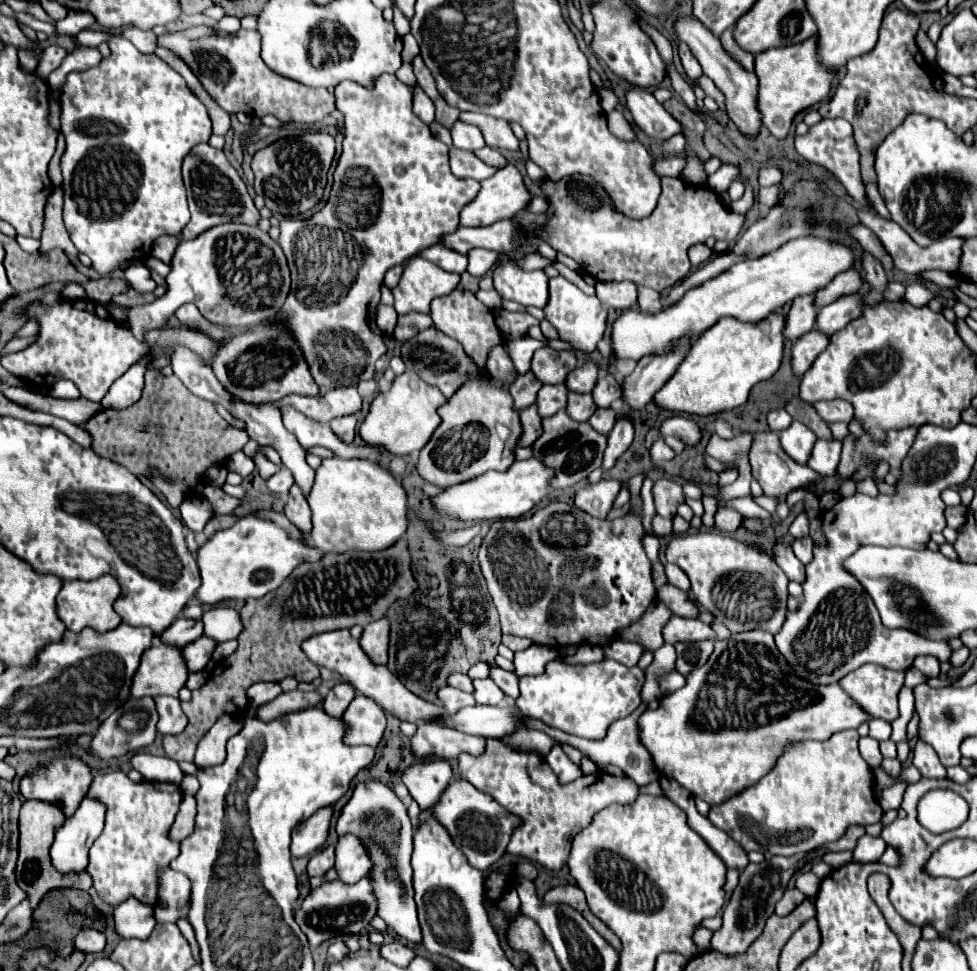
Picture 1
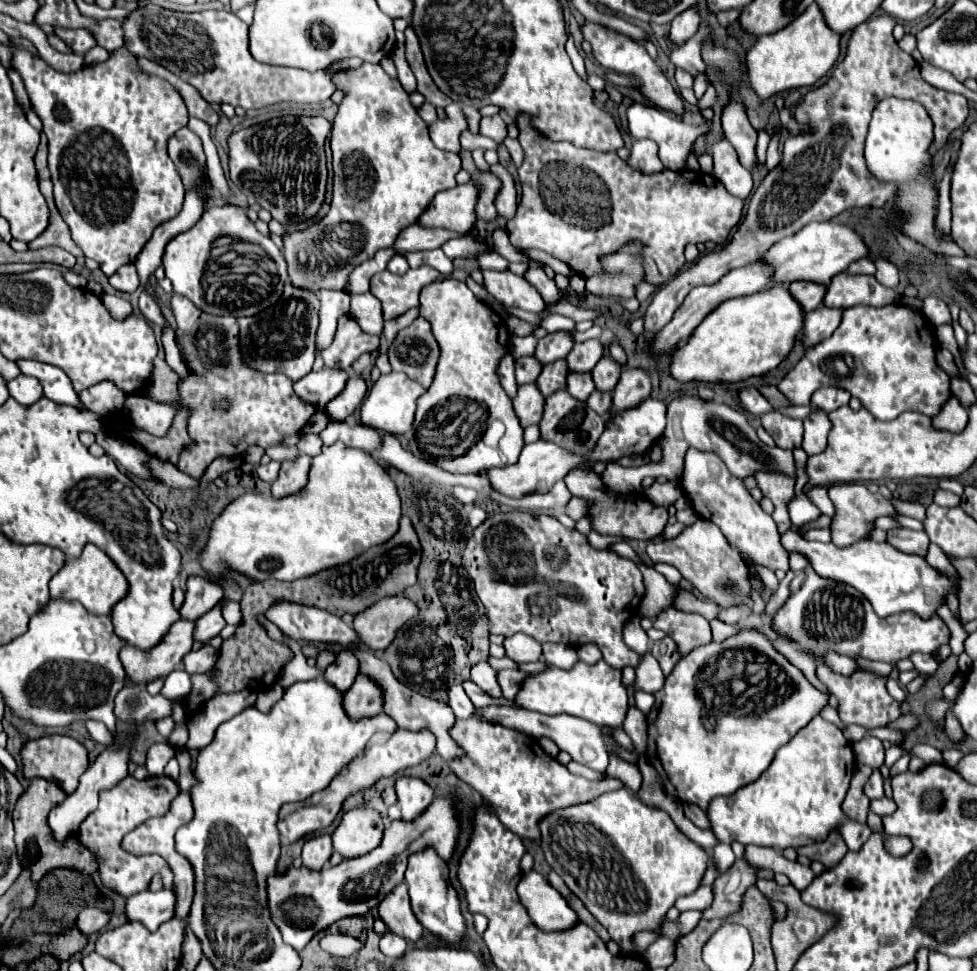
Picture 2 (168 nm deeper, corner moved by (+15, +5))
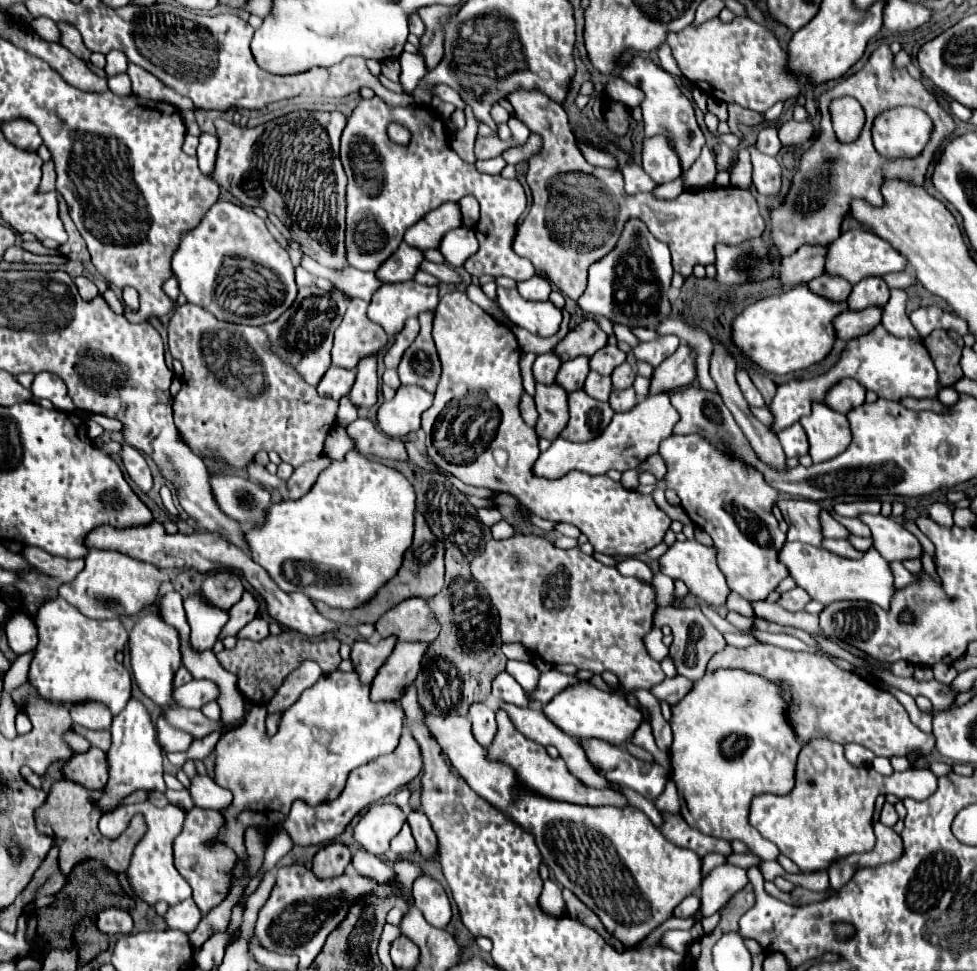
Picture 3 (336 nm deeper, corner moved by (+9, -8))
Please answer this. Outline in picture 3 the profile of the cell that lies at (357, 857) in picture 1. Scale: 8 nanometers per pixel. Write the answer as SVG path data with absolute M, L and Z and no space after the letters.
M373 805L355 825L353 837L363 851L371 855L383 855L389 851L389 843L401 831L403 823L405 815L397 805Z

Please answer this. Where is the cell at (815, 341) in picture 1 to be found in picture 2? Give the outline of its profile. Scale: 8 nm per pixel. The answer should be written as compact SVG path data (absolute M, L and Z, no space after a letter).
M827 306L807 312L805 330L803 330L805 346L815 346L821 340L829 338L841 322L841 312L843 312L843 308L827 308Z

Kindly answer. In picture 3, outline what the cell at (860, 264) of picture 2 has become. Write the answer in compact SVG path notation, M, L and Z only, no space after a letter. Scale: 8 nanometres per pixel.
M901 271L901 273L887 273L883 275L883 281L893 289L893 287L899 287L899 289L907 289L909 285L917 283L915 277L911 277L911 271Z

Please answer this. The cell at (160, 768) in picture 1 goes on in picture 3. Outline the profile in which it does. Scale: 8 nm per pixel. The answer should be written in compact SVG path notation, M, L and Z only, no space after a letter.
M77 705L71 709L71 719L75 725L87 727L91 731L105 731L111 727L111 713L107 713L107 709L103 709L103 705Z

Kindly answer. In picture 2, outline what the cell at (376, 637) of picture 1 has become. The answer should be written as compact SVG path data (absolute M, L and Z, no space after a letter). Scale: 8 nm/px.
M403 594L383 598L355 616L355 632L371 650L385 650L397 632L419 614L419 606Z

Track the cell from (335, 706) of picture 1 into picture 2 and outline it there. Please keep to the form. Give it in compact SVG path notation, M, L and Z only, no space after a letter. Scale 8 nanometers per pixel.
M343 648L337 654L335 662L327 666L325 680L329 680L331 684L337 684L337 688L345 692L351 688L357 674L359 674L359 664L357 664L357 656L353 656L353 648Z

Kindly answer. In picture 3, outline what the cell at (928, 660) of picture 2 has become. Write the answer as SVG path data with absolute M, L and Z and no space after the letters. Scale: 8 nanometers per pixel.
M939 663L933 667L933 673L935 673L935 679L943 685L949 685L955 677L957 677L957 671L953 665L945 665L945 663Z

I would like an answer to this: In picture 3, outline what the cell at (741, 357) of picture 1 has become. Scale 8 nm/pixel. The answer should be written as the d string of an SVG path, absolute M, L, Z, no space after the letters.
M799 285L745 307L731 323L731 341L739 349L739 355L763 373L785 375L797 369L807 369L831 351L835 341L831 321L845 309L845 303L835 305L811 293L807 285Z

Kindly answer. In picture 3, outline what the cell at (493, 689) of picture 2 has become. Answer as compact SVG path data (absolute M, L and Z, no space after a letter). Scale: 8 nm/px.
M501 671L495 679L493 679L493 695L505 703L513 703L517 707L527 707L527 695L523 691L523 687L507 673Z

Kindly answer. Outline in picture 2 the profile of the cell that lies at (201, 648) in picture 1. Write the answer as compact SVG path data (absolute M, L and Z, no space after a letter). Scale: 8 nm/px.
M217 604L213 610L209 610L205 616L197 620L195 628L195 640L209 642L213 636L217 636L225 628L225 618L221 614L221 604Z

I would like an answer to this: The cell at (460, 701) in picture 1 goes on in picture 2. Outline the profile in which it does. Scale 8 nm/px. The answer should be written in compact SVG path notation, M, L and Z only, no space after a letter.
M455 684L455 686L449 688L449 706L453 708L455 716L461 718L461 720L471 718L473 712L475 712L475 706L469 700L469 696L465 694L465 690L463 690L461 684Z

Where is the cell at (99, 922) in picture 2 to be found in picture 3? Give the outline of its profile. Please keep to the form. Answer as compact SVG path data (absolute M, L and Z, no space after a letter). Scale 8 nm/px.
M105 909L97 915L97 929L109 937L115 937L115 935L127 935L133 927L133 921L129 917L127 911L123 909Z

